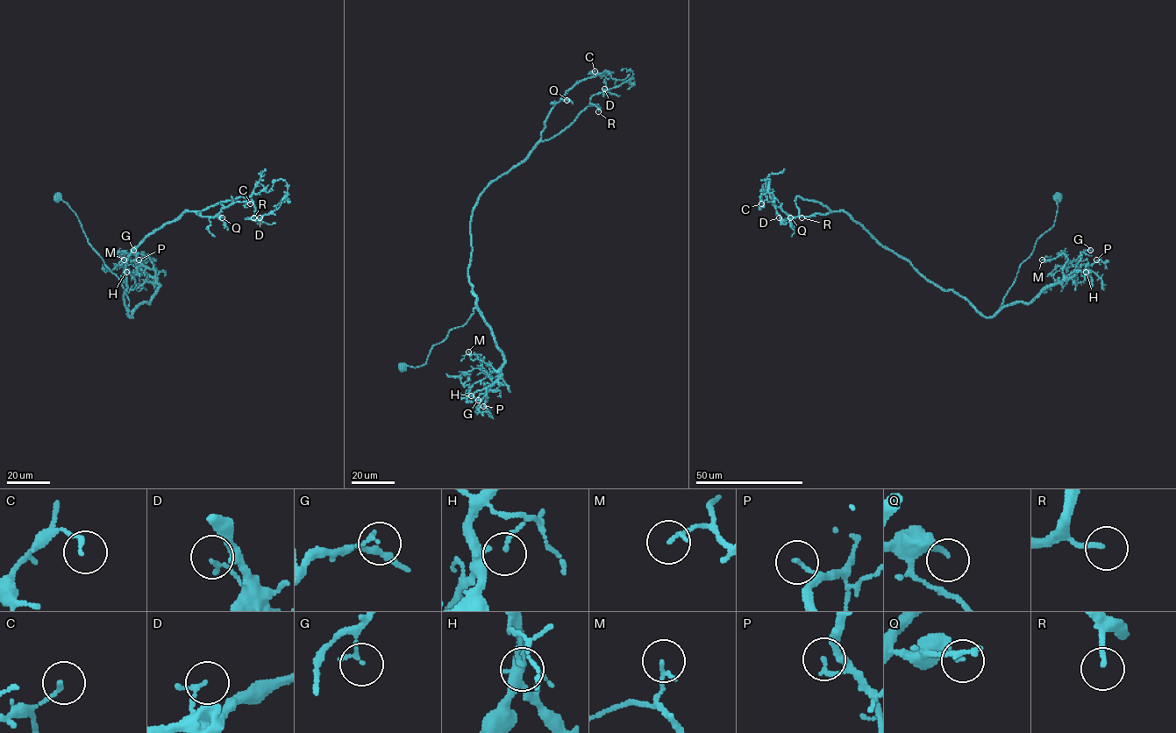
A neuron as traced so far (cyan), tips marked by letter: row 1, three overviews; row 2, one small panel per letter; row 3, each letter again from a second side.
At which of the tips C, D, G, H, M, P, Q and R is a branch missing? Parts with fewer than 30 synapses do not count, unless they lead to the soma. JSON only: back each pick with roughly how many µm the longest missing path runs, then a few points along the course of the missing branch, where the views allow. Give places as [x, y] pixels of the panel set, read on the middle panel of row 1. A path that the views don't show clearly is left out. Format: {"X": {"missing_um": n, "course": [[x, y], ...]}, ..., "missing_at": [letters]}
{"R": {"missing_um": 20, "course": [[598, 111], [591, 118], [608, 119]]}, "missing_at": ["R"]}

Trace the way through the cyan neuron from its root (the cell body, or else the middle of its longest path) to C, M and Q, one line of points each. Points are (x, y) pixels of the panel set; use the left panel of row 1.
C: (58, 197), (120, 281), (131, 316), (125, 263), (146, 237), (185, 210), (214, 217), (235, 202), (250, 203)
M: (58, 197), (120, 281), (131, 310), (149, 303), (160, 286), (147, 257), (124, 259)
Q: (58, 197), (120, 281), (131, 316), (124, 294), (132, 251), (185, 210), (222, 217)

